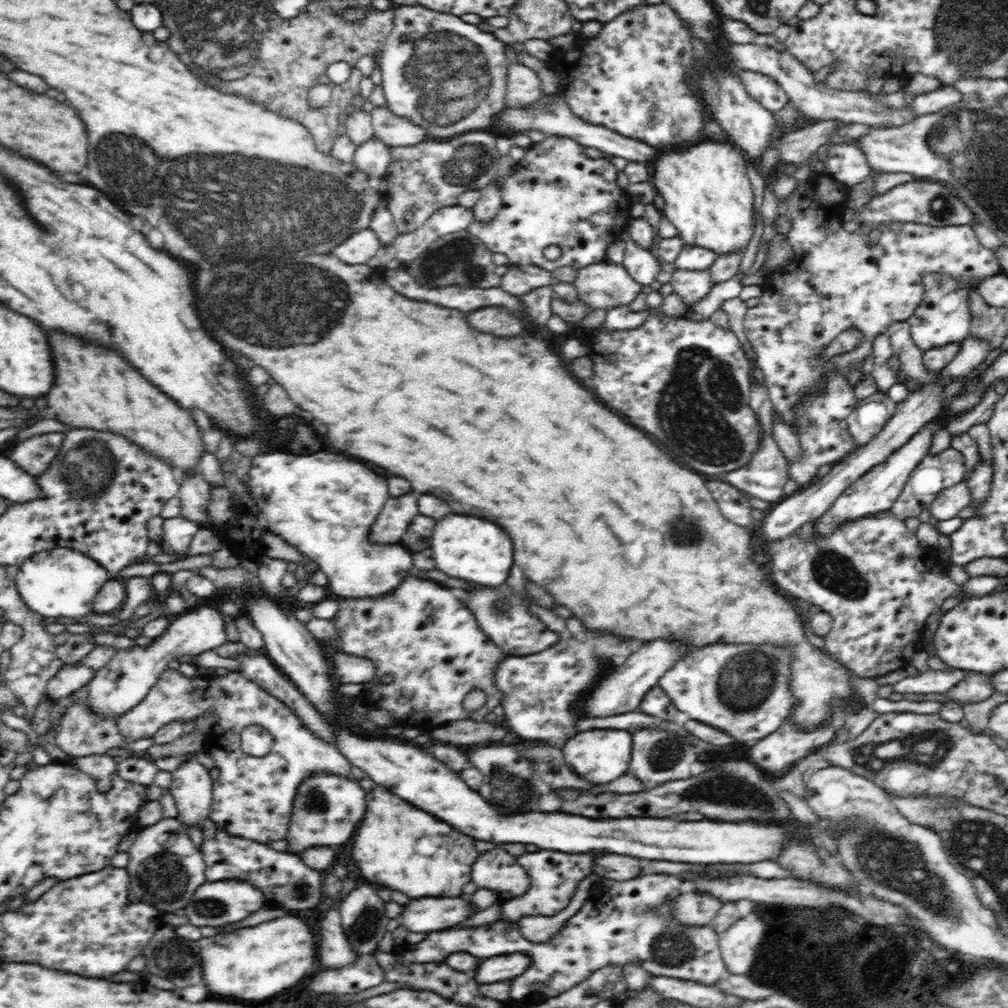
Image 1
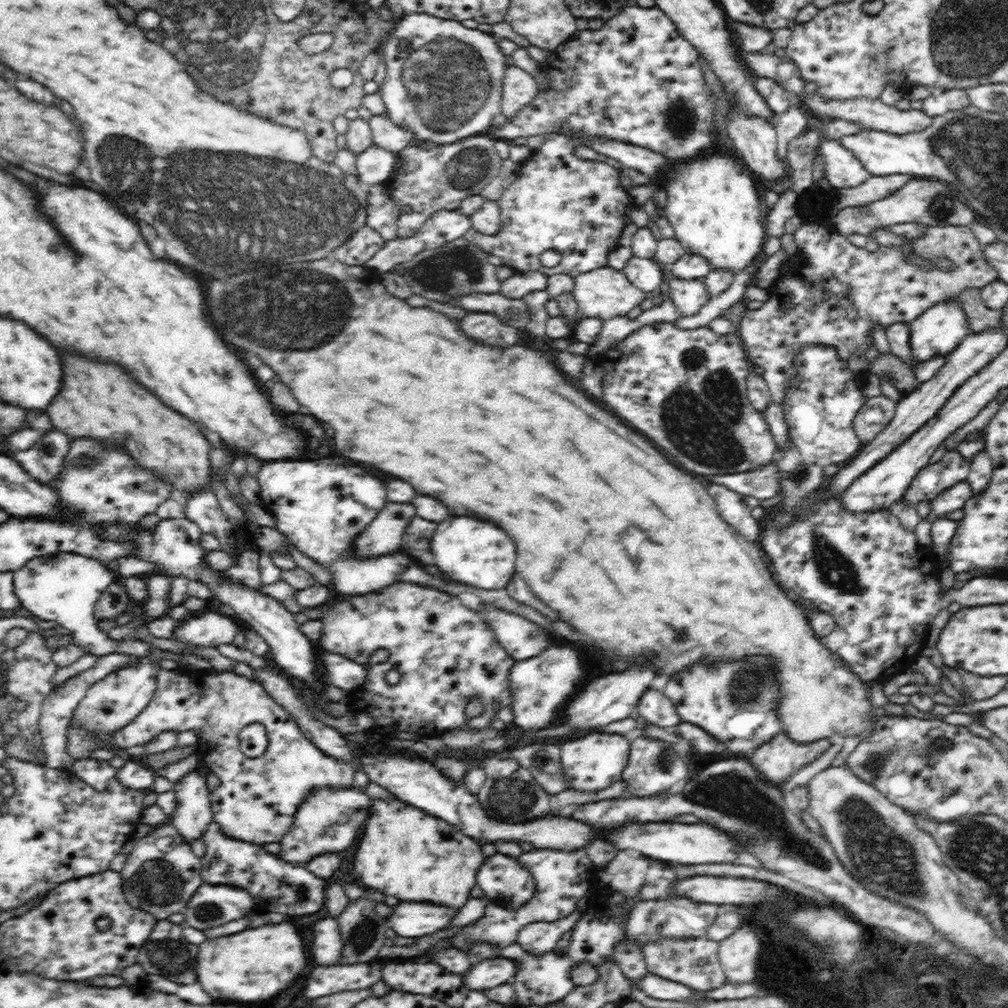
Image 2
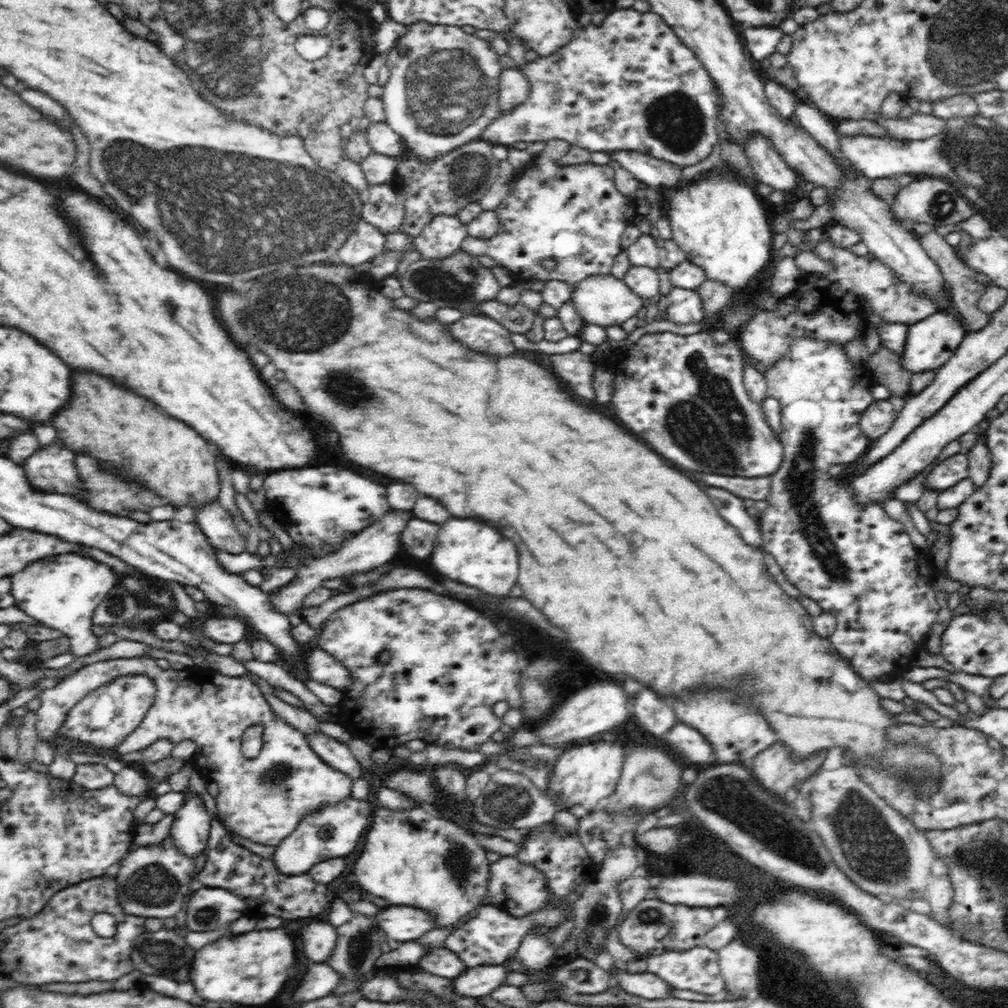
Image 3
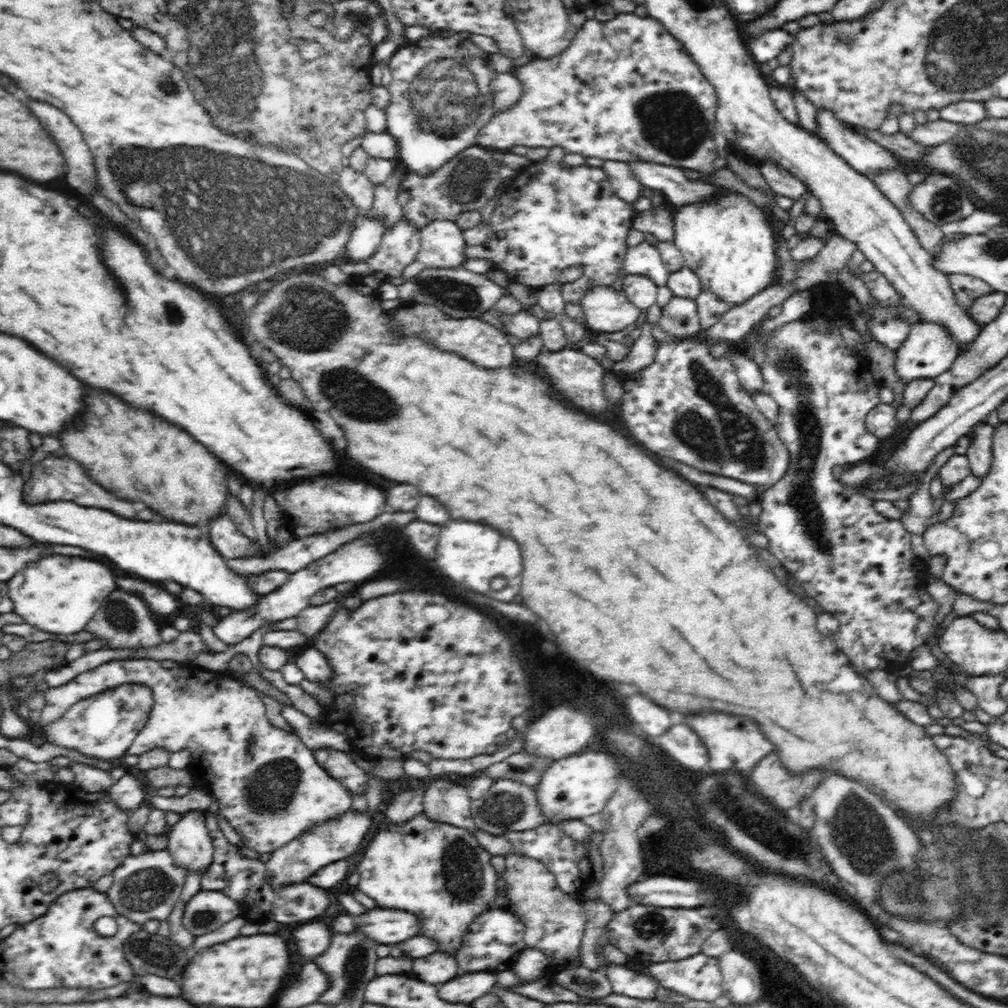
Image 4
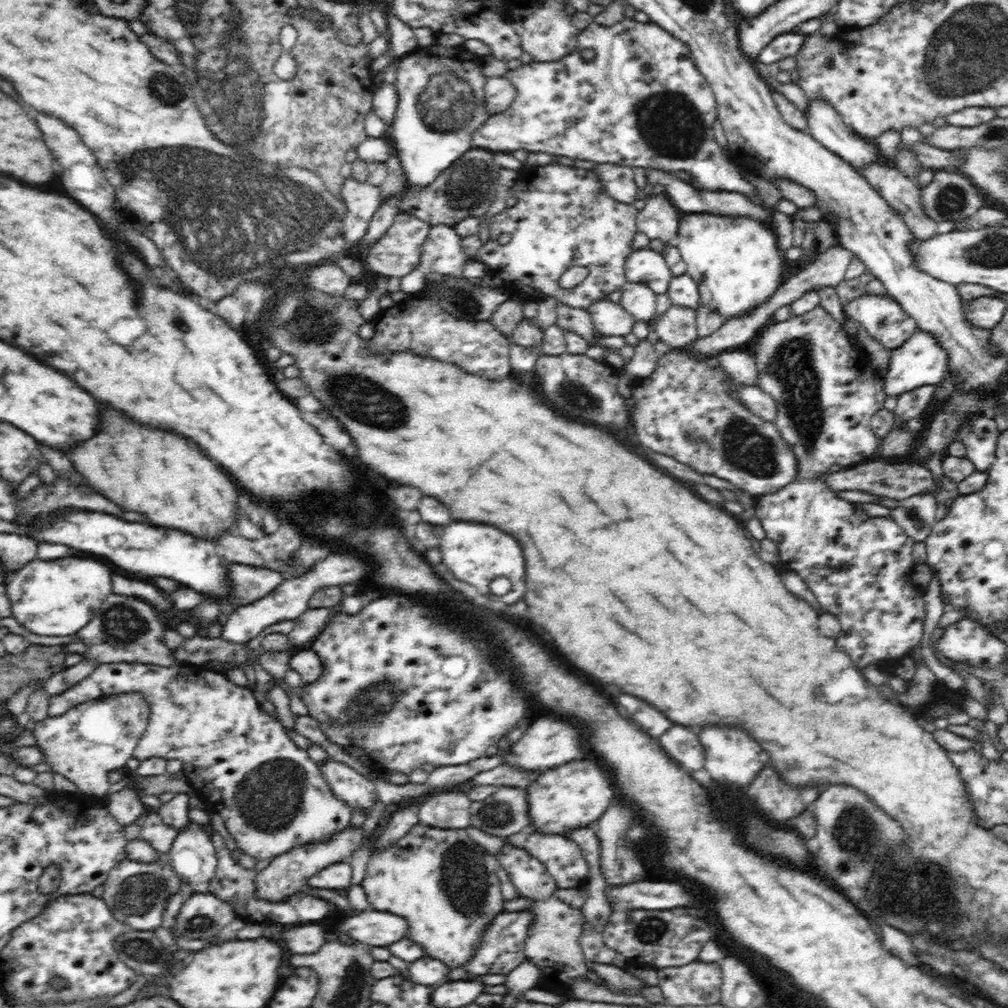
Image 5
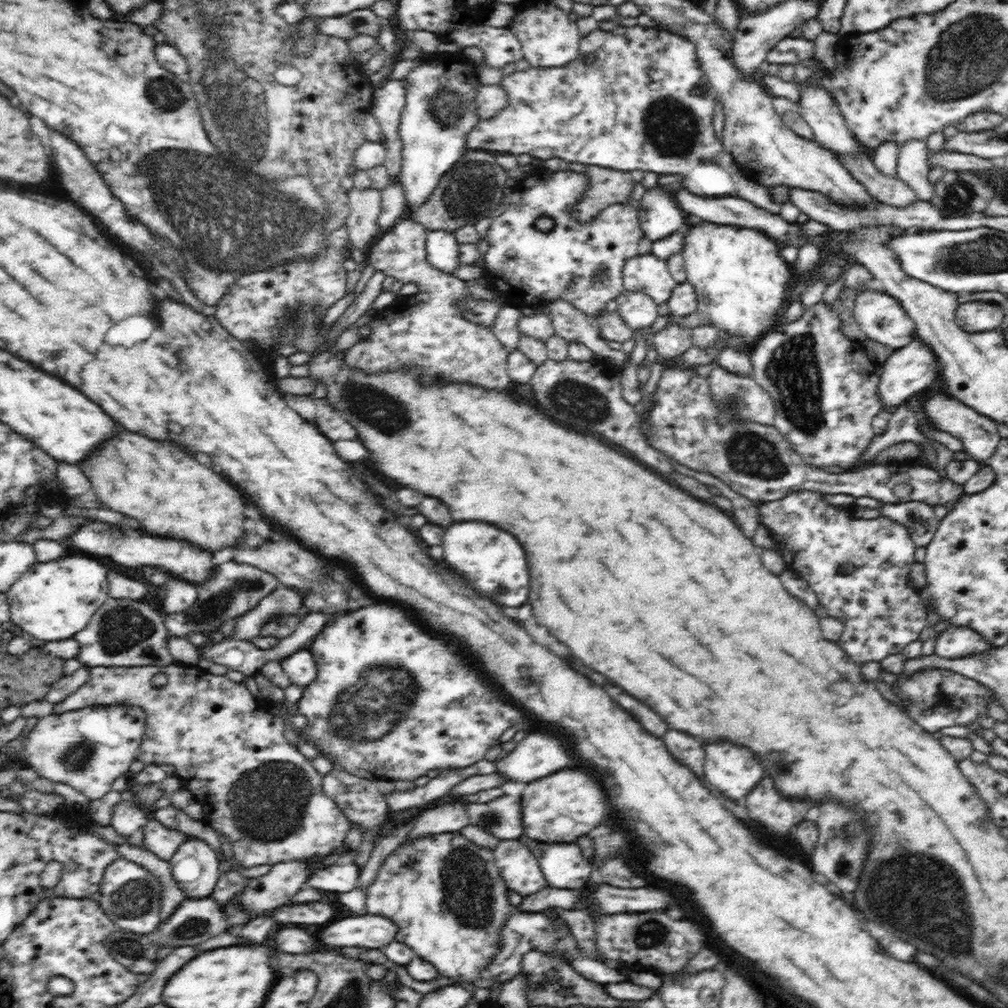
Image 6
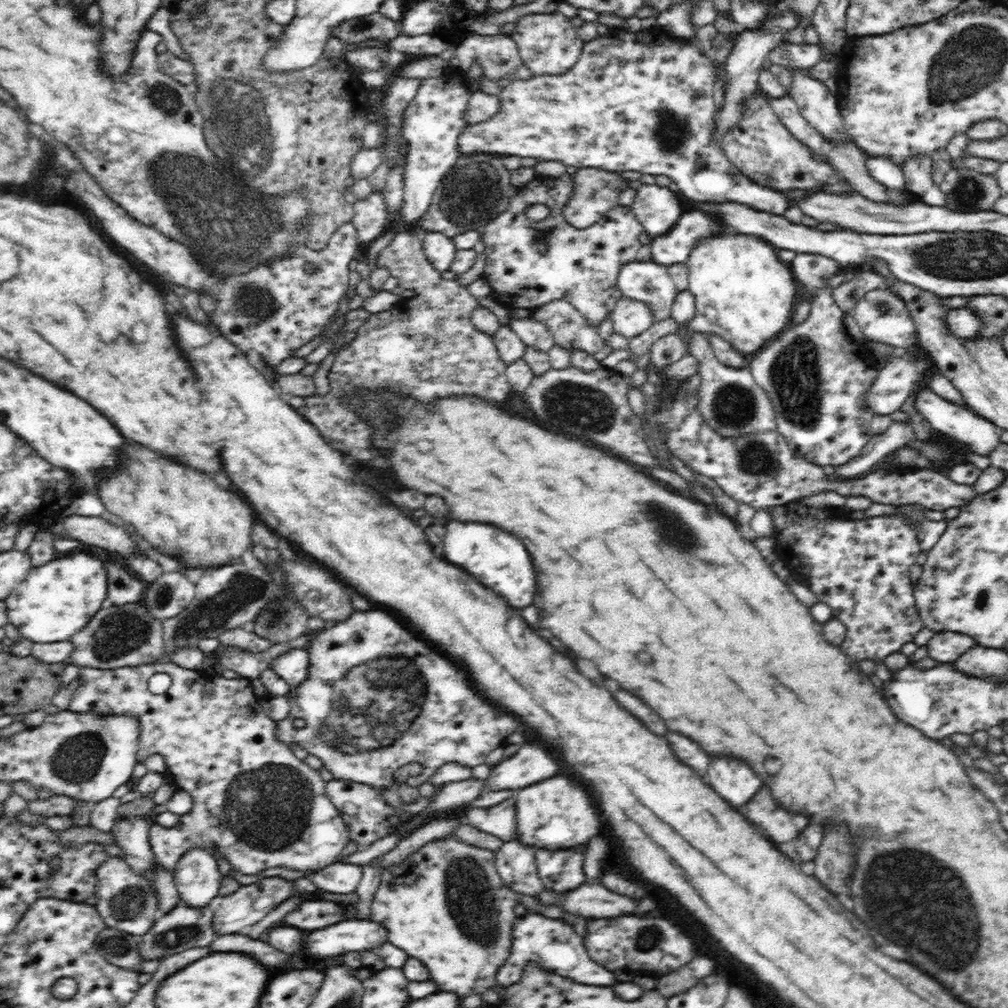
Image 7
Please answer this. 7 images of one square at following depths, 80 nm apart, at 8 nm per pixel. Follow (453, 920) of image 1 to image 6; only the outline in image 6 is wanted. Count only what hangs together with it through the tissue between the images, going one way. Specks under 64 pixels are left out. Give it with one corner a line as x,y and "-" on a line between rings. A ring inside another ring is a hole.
364,914
356,918
342,918
318,934
322,948
346,948
356,946
365,951
382,948
395,940
397,926
389,918

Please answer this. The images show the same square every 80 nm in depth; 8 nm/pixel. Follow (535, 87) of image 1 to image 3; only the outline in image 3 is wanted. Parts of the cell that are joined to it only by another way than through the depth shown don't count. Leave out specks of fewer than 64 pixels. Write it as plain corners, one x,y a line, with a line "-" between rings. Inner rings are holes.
518,67
503,70
499,77
497,93
501,111
508,112
528,98
530,94
528,79

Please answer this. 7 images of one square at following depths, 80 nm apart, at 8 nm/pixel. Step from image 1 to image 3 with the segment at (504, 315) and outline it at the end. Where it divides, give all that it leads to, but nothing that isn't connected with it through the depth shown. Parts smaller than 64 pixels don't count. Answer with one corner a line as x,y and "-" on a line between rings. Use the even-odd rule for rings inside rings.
484,314
464,316
462,320
448,324
448,334
462,346
496,358
510,356
516,351
510,333
504,325

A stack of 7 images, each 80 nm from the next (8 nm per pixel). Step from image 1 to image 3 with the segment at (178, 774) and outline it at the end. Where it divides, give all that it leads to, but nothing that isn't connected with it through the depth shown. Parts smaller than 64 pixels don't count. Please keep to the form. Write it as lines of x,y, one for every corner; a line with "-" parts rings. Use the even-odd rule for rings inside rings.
186,790
184,806
175,812
171,831
176,848
186,856
196,858
202,852
206,853
209,828
212,817
198,795

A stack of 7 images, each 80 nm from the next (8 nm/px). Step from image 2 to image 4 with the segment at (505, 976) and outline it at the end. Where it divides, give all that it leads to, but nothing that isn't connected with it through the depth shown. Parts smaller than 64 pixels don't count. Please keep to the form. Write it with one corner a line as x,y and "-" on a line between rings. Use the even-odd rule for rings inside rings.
490,971
466,973
450,982
437,985
438,997
452,1004
471,1005
474,1000
496,990
496,973

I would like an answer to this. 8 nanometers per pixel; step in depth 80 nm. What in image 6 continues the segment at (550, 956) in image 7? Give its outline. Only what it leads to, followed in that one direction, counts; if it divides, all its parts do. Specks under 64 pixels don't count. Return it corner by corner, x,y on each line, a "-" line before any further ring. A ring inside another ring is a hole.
515,910
510,914
510,918
504,922
502,930
500,930
500,946
496,952
491,966
483,971
486,979
493,977
499,983
508,983
512,981
521,972
521,966
526,952
530,950
541,950
546,954
558,954
558,957
568,959
574,964
574,971
598,985
620,984
628,982
626,976
623,976
618,968
609,967
606,962
587,958
586,954
582,953
580,945
576,942
574,936
569,930
569,926
564,922
552,920
542,912
524,912

